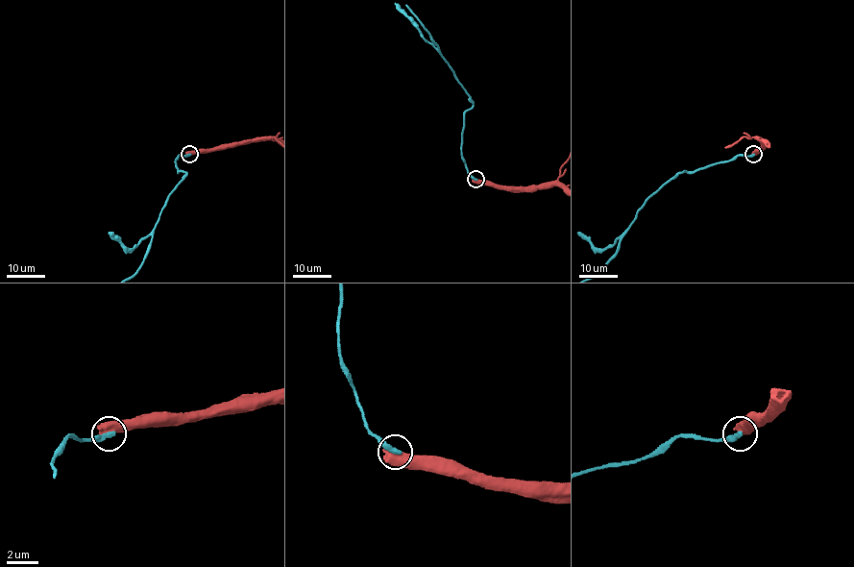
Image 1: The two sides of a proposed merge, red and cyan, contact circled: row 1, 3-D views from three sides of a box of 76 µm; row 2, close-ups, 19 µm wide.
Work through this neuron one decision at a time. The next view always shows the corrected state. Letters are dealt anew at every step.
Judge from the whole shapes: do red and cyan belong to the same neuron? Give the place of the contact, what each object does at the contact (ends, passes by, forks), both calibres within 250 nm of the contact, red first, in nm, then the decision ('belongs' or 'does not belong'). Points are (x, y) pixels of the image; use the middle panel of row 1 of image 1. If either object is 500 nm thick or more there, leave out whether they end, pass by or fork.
place (475, 179); calibres 800 and 400 nm; does not belong

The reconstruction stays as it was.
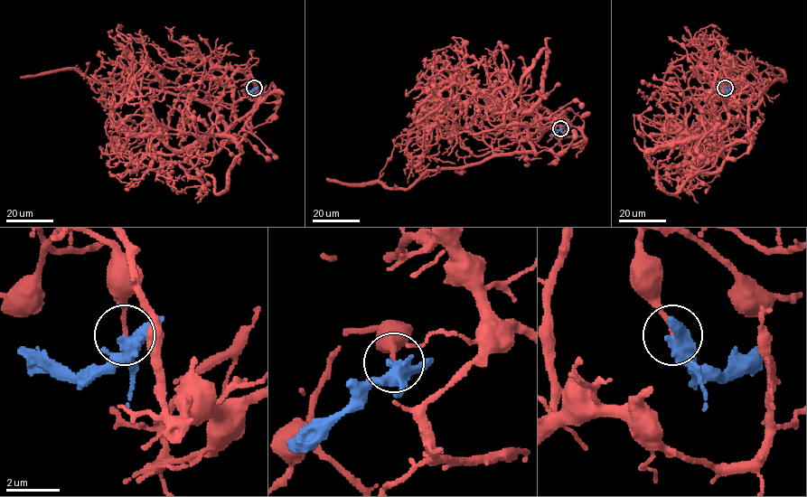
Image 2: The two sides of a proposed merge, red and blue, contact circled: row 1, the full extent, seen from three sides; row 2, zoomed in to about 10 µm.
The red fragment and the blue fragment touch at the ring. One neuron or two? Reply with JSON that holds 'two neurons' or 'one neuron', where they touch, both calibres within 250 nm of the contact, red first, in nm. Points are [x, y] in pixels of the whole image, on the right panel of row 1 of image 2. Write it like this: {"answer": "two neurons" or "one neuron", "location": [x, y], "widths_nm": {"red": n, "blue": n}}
{"answer": "two neurons", "location": [725, 88], "widths_nm": {"red": 130, "blue": 440}}

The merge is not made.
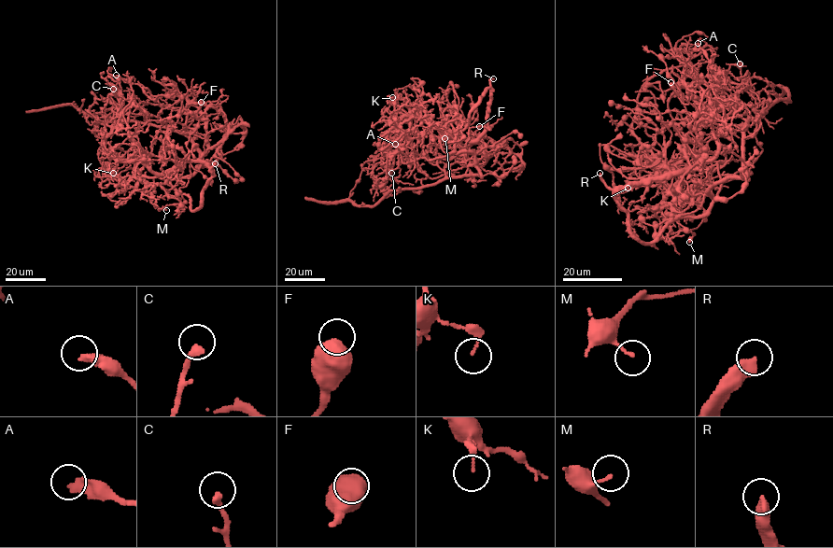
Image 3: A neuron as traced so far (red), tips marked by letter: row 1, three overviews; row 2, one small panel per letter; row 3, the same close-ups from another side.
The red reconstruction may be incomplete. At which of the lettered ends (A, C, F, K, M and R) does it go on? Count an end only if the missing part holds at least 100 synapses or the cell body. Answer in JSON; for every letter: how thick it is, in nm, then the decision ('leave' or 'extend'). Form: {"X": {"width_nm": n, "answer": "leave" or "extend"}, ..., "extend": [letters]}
{"A": {"width_nm": 400, "answer": "leave"}, "C": {"width_nm": 280, "answer": "leave"}, "F": {"width_nm": 650, "answer": "leave"}, "K": {"width_nm": 140, "answer": "leave"}, "M": {"width_nm": 110, "answer": "leave"}, "R": {"width_nm": 400, "answer": "extend"}, "extend": ["R"]}

